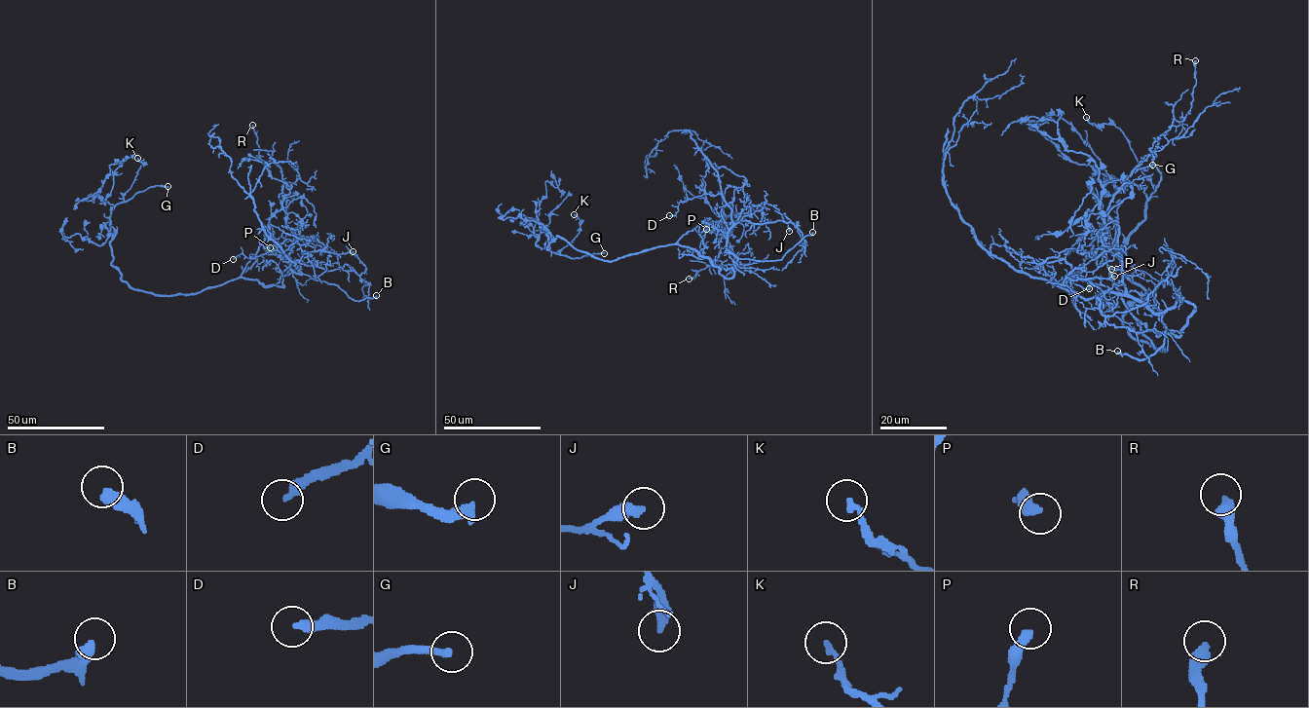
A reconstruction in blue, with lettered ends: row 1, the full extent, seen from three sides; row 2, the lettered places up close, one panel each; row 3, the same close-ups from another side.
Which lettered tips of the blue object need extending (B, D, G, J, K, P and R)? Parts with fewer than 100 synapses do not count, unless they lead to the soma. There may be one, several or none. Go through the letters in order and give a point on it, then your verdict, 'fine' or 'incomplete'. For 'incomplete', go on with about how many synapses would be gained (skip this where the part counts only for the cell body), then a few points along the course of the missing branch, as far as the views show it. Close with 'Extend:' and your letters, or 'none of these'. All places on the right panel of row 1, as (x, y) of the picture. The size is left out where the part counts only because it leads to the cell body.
B: at (1117, 351); incomplete; missing branch runs (1117, 351), (1095, 348), (1078, 354), (1070, 348), (1043, 343), (1025, 324), (1003, 337)
D: at (1089, 288); fine
G: at (1152, 165); incomplete; about 250 synapses; missing branch runs (1152, 165), (1142, 159), (1156, 170), (1116, 167), (1098, 126), (1085, 113), (1043, 110)
J: at (1114, 276); fine
K: at (1086, 117); fine
P: at (1111, 269); fine
R: at (1195, 60); fine
Extend: B, G

